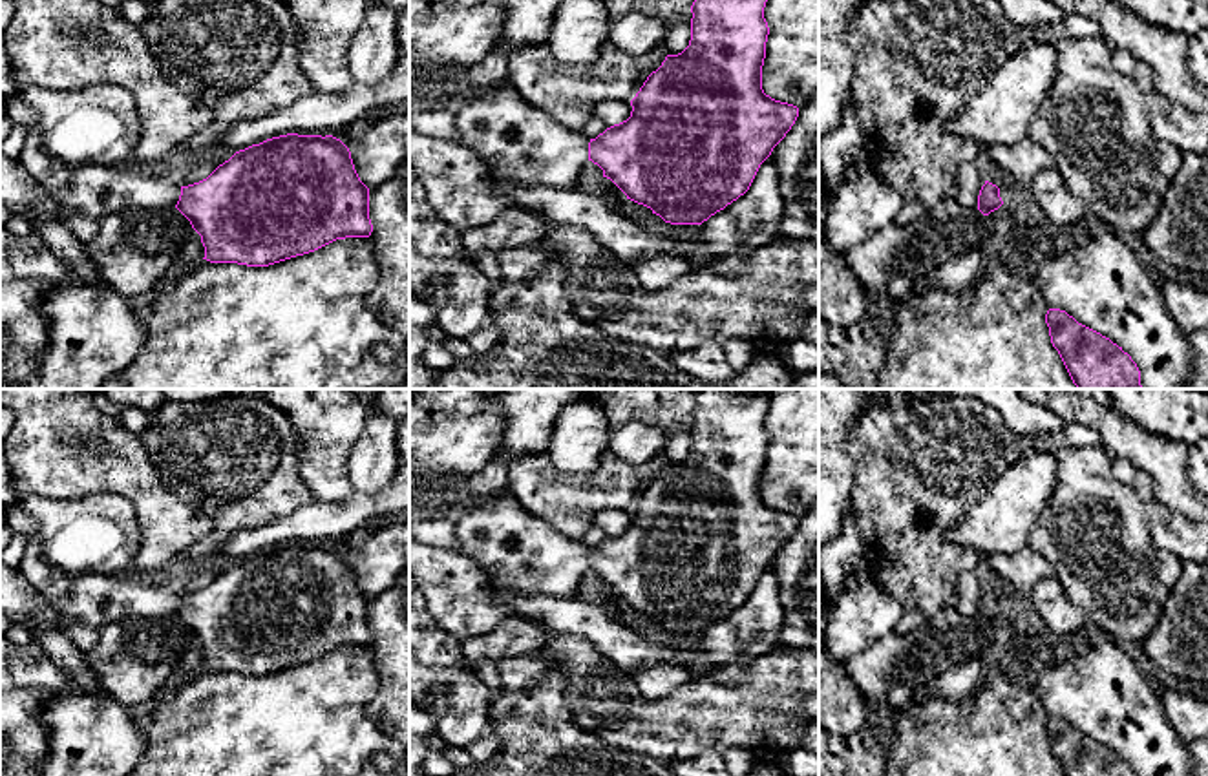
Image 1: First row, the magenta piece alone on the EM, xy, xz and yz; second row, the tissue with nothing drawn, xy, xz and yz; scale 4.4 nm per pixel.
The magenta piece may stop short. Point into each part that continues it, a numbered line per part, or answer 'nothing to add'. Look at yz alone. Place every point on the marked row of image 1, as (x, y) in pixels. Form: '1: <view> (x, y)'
nothing to add

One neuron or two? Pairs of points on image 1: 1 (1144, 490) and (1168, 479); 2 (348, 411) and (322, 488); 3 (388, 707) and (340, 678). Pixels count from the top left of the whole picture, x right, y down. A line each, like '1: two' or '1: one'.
1: two
2: one
3: two

